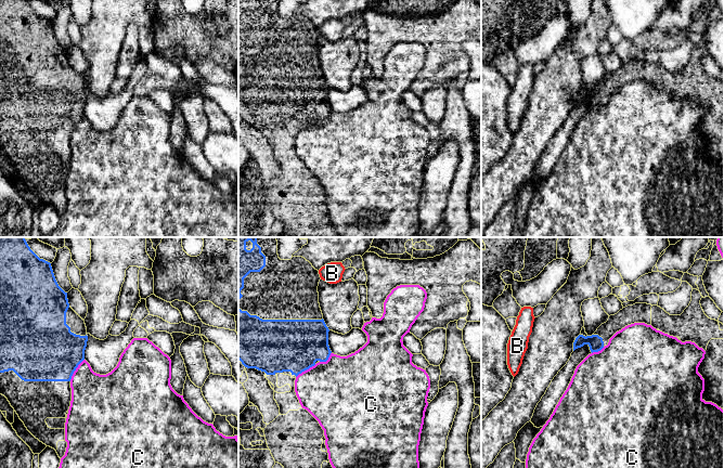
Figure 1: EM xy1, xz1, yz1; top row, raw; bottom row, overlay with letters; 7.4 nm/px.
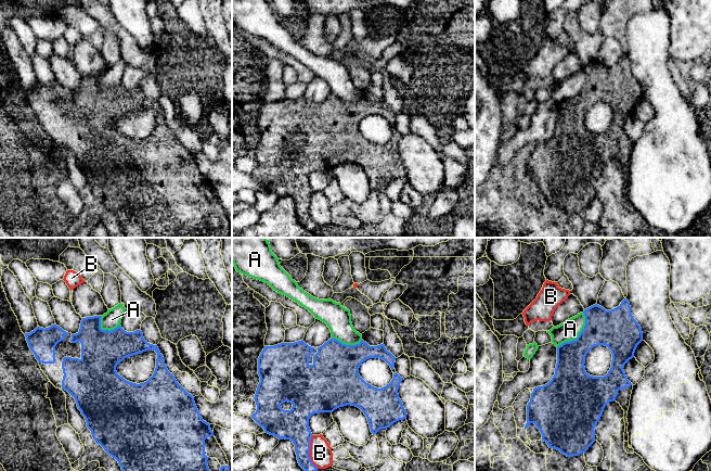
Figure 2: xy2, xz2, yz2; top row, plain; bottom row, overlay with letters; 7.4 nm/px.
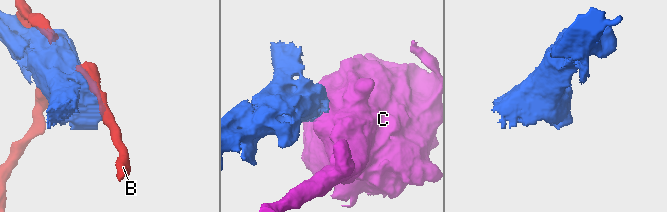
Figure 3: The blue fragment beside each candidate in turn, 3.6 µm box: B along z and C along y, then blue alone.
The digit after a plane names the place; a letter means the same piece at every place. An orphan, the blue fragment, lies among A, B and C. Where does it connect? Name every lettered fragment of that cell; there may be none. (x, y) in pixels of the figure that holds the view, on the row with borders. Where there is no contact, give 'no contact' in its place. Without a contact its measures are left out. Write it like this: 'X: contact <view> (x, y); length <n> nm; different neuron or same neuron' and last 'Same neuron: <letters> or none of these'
A: contact yz2 (579, 334); length 320 nm; different neuron
B: contact xz2 (308, 452); length 260 nm; different neuron
C: contact xy1 (75, 369); length 200 nm; different neuron
Same neuron: none of these

